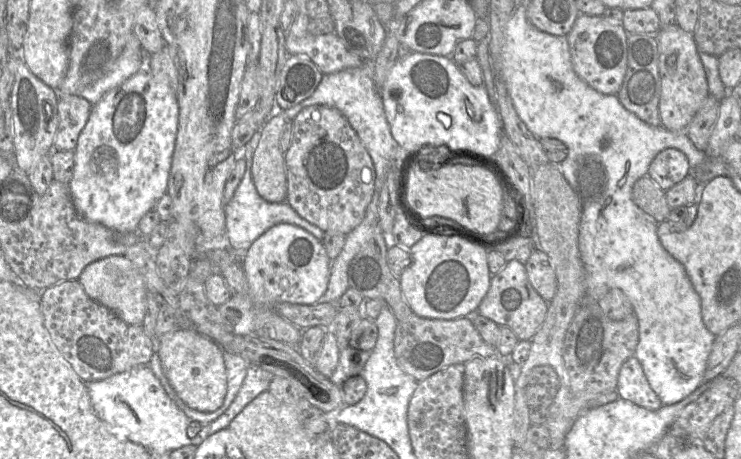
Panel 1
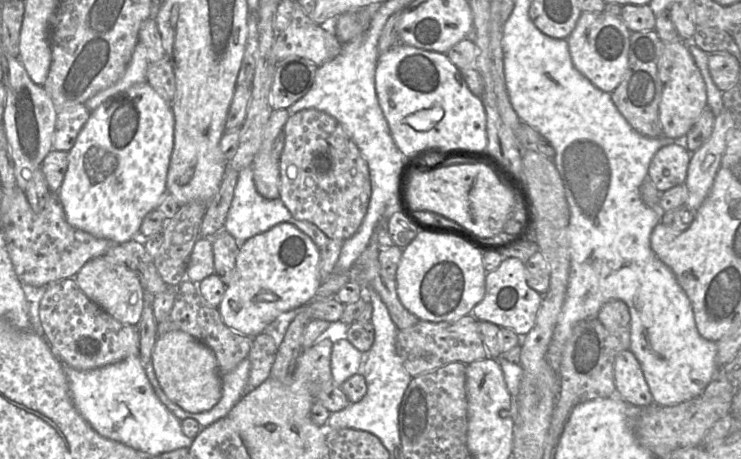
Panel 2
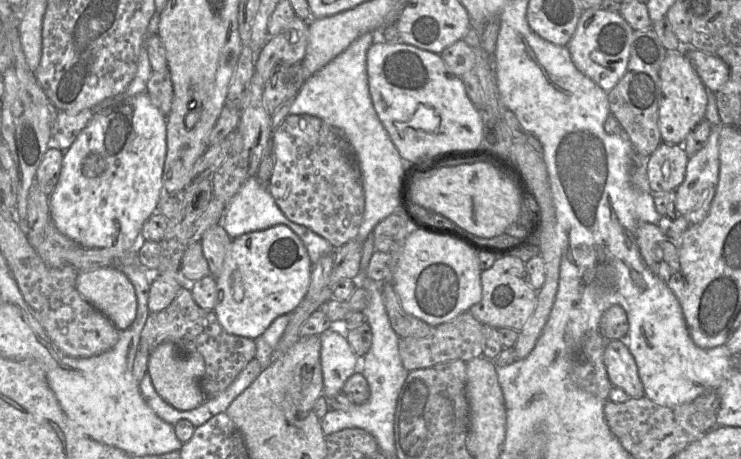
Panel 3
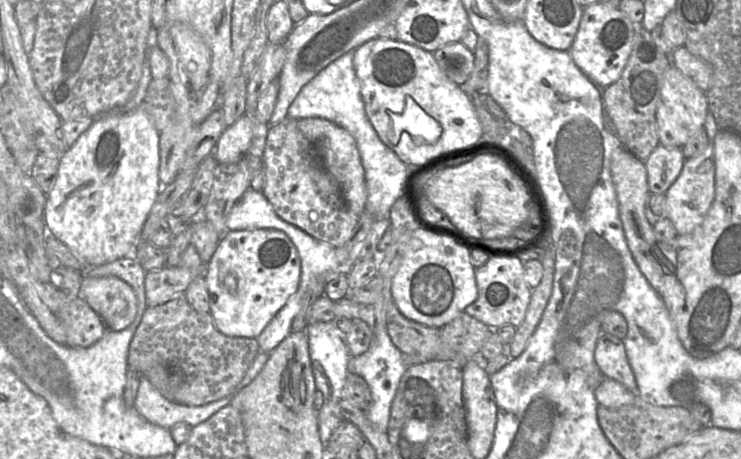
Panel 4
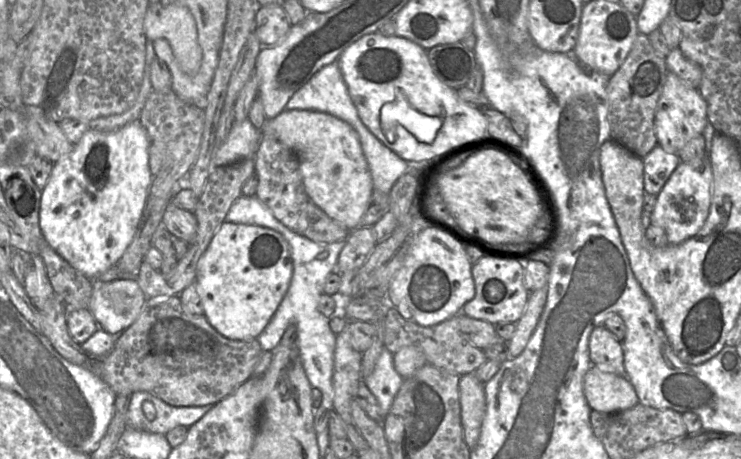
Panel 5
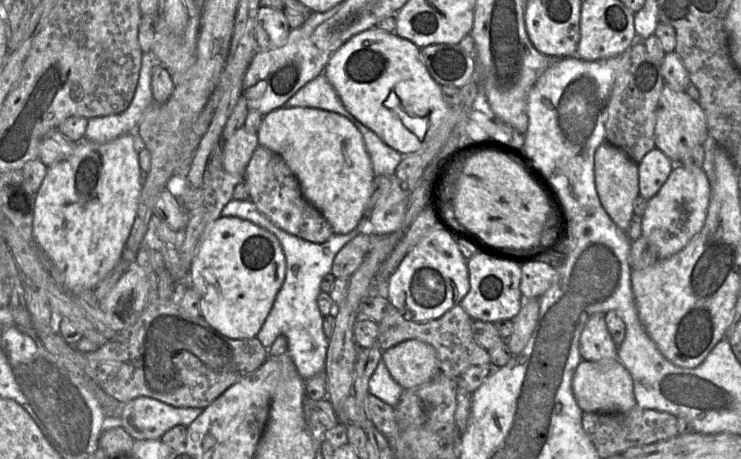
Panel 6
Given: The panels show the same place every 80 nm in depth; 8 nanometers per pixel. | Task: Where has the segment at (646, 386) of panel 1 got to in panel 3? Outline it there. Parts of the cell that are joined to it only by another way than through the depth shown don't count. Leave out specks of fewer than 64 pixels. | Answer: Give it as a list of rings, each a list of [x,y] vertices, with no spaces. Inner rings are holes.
[[[625,340],[608,341],[603,360],[613,386],[623,389],[629,398],[645,396],[637,364]]]

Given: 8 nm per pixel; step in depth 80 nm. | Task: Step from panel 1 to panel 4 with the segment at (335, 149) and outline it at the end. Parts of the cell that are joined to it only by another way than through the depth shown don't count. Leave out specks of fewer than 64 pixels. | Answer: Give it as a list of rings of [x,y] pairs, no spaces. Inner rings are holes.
[[[286,117],[269,126],[263,155],[266,181],[262,193],[281,219],[317,240],[341,247],[351,239],[359,216],[348,208],[337,184],[318,165],[314,144],[299,130],[297,120]]]

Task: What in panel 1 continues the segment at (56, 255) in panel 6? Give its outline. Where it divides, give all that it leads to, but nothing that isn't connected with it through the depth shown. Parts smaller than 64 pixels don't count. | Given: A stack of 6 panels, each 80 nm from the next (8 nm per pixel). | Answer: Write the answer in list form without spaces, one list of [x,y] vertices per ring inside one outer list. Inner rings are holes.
[[[146,67],[109,91],[92,106],[74,150],[74,172],[68,183],[77,212],[88,221],[120,232],[138,231],[140,219],[148,211],[153,210],[157,201],[167,192],[178,130],[178,116],[176,91],[166,83],[158,82]]]

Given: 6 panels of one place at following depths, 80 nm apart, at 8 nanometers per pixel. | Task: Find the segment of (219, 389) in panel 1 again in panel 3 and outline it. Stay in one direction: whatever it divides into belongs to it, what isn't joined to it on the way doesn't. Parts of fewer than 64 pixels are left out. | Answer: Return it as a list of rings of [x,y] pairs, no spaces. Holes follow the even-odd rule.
[[[161,343],[151,351],[147,372],[157,393],[179,410],[195,409],[207,400],[200,385],[205,361],[199,353],[183,355],[174,343]]]

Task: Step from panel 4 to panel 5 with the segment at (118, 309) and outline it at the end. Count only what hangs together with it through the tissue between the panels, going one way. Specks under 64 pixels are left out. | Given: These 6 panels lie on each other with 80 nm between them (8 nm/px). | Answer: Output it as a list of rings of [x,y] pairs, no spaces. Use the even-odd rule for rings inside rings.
[[[138,281],[96,282],[89,310],[99,328],[109,333],[123,333],[137,320],[147,299]]]

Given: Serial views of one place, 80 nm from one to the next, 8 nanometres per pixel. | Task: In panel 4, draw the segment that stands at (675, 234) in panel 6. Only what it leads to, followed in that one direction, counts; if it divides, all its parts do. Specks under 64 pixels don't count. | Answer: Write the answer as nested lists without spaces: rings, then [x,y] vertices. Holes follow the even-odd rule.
[[[713,142],[698,156],[686,159],[682,171],[666,191],[664,216],[675,226],[678,236],[688,234],[708,213],[715,196],[715,160]]]

